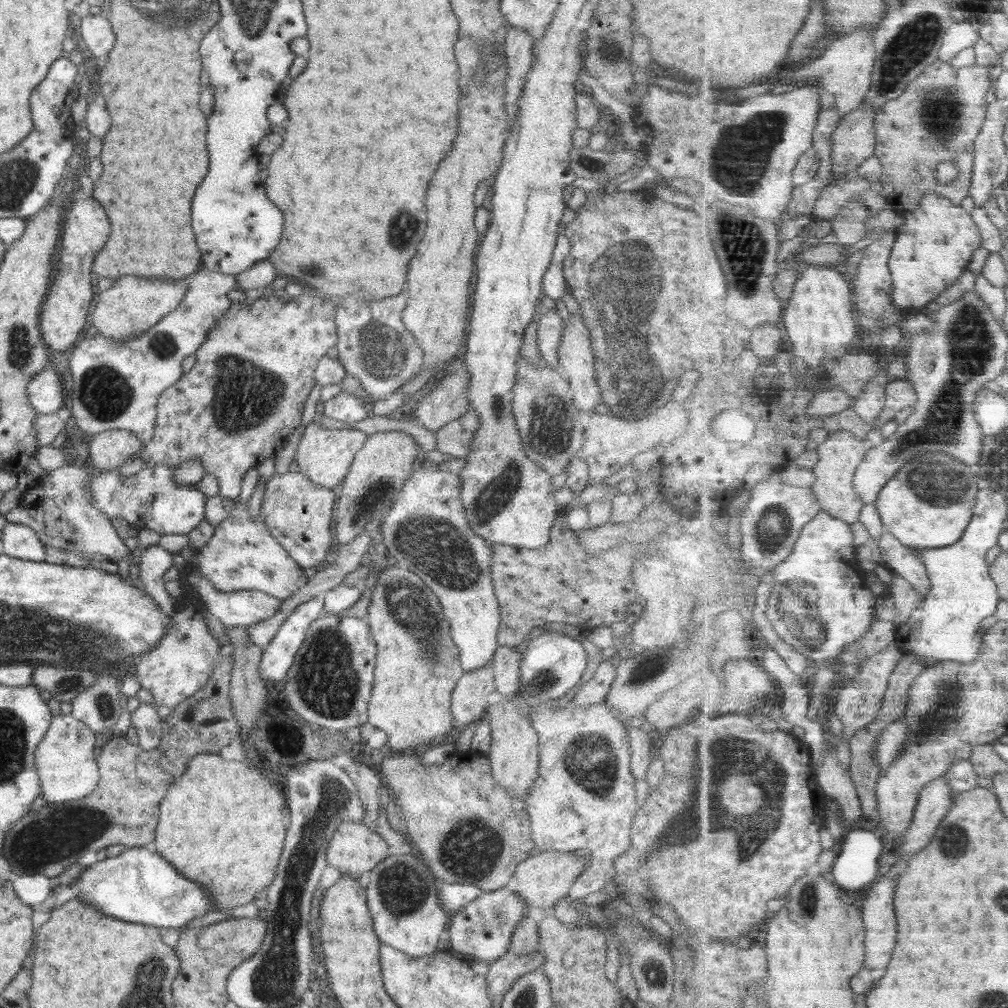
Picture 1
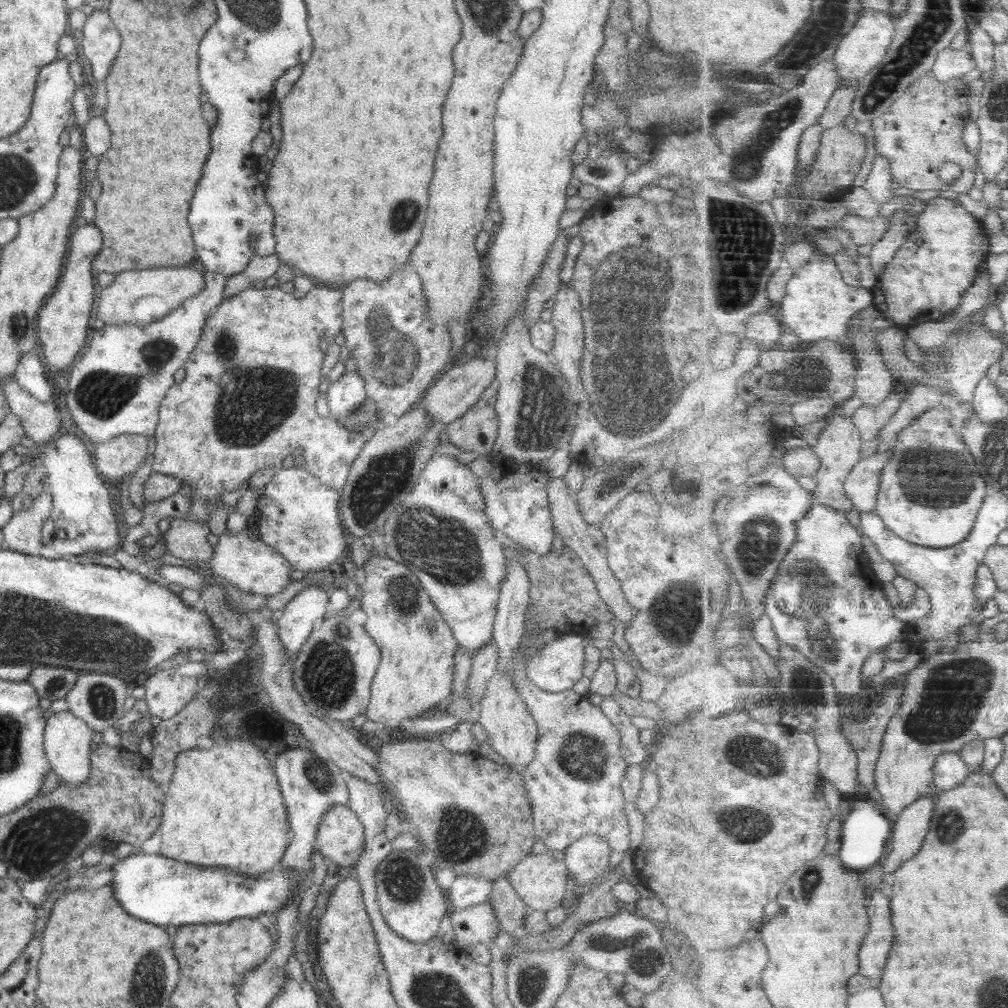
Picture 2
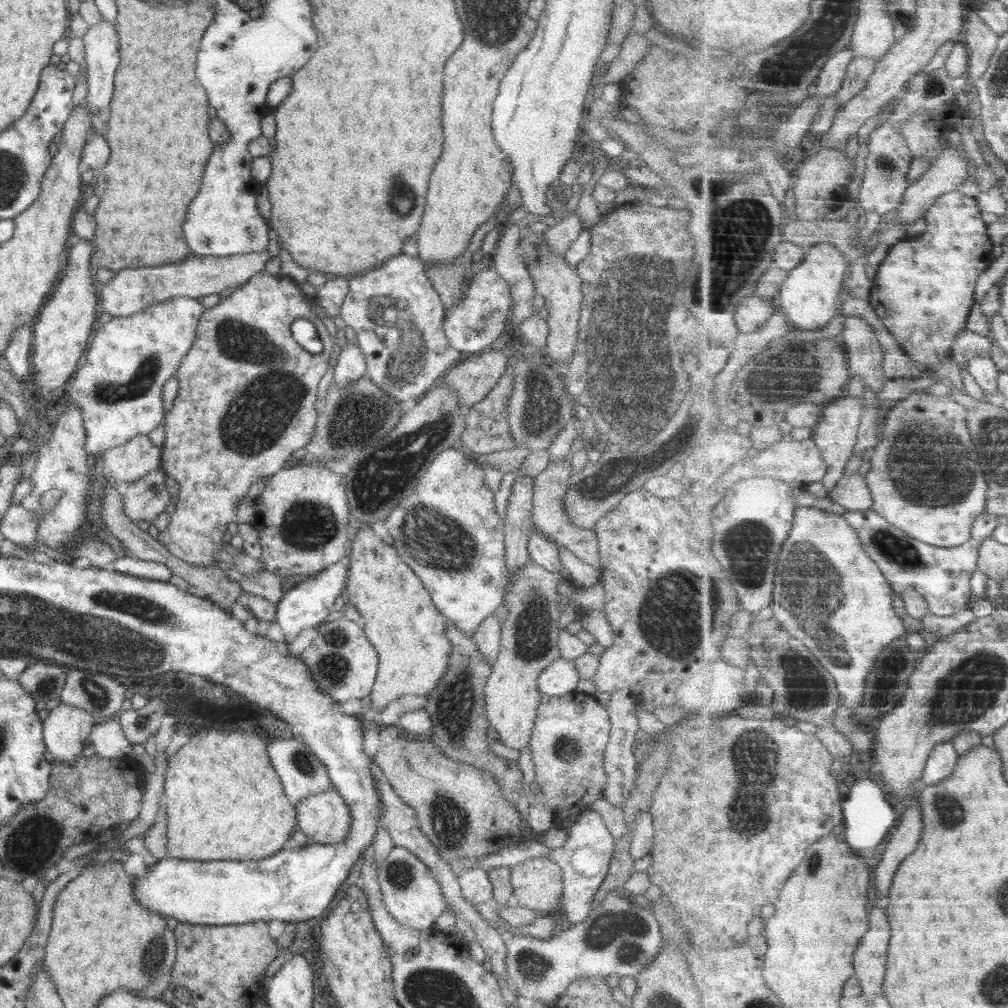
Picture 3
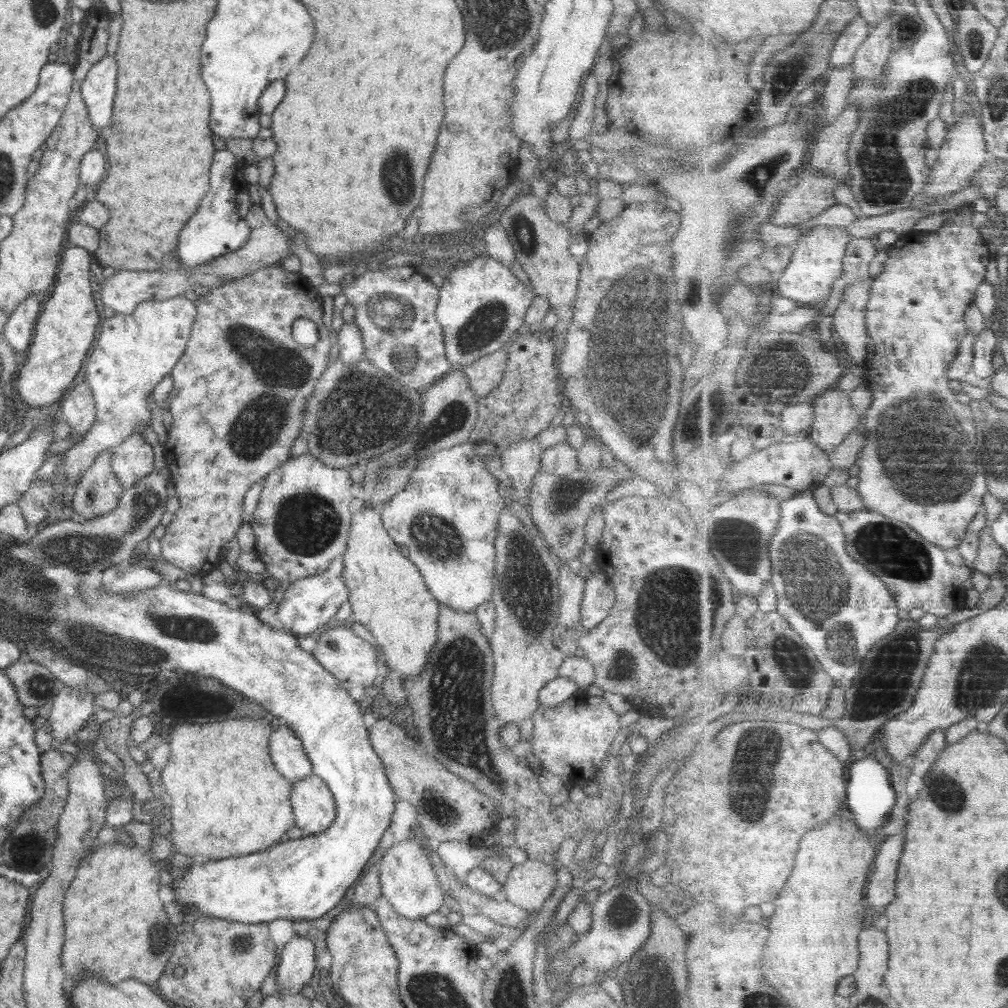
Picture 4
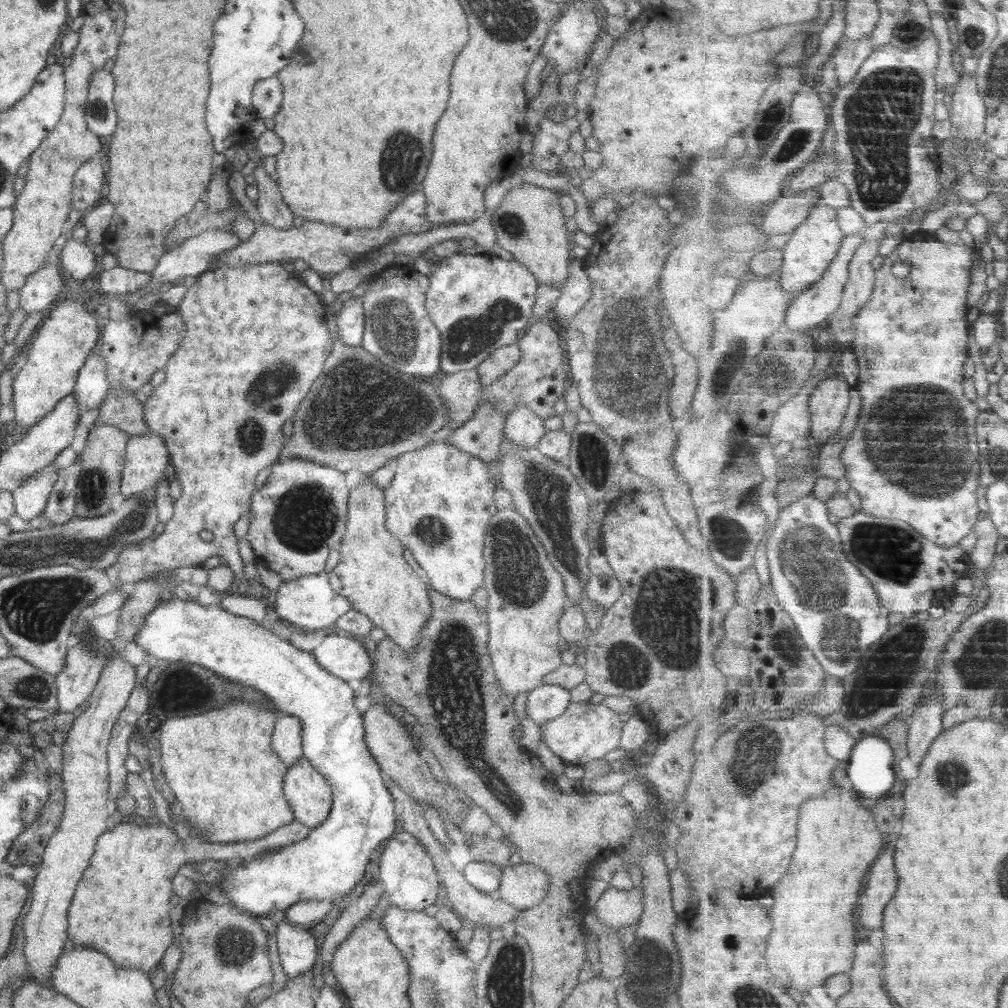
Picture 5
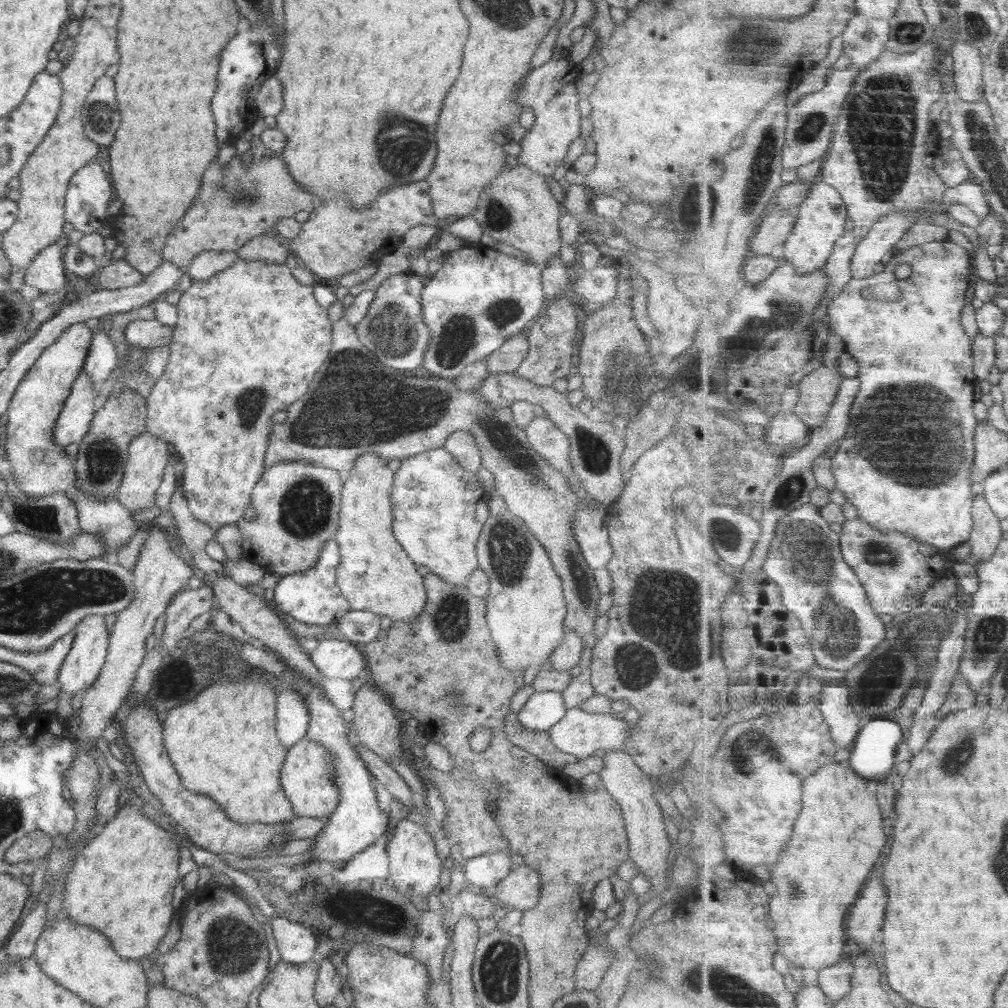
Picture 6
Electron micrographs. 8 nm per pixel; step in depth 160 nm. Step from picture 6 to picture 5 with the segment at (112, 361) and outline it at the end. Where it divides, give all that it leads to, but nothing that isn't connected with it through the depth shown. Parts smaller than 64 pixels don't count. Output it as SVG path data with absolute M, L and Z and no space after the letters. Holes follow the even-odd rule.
M100 353L92 354L79 370L73 394L83 412L93 411L107 397L109 382L106 363Z

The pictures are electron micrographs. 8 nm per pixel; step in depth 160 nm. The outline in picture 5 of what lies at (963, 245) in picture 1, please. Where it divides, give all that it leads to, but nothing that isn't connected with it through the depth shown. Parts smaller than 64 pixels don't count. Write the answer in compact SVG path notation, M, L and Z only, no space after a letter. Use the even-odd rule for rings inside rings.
M906 239L901 244L900 250L890 254L884 266L877 270L875 291L855 320L856 338L852 351L860 361L862 378L857 388L863 400L859 421L847 439L842 460L847 466L846 478L860 493L866 513L906 520L924 537L950 548L968 538L977 527L982 512L978 504L978 490L982 486L982 450L977 433L981 411L964 393L964 366L970 358L968 324L972 324L968 322L968 292L977 250L975 245L970 246L967 242L962 246L938 239ZM900 260L912 260L914 264L912 276L906 280L900 280L892 272L892 266Z

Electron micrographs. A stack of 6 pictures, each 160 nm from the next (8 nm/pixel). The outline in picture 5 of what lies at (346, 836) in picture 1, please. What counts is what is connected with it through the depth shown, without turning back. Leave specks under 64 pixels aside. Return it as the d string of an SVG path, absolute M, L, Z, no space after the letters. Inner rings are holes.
M306 757L287 767L283 791L300 824L313 829L326 821L333 805L333 792Z

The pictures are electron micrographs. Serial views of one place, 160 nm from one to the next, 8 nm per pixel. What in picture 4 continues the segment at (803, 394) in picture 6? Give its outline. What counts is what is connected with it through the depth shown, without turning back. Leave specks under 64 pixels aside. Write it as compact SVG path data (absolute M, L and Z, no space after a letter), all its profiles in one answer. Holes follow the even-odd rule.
M831 388L814 400L816 420L808 436L826 452L836 451L866 414L858 414L845 390Z

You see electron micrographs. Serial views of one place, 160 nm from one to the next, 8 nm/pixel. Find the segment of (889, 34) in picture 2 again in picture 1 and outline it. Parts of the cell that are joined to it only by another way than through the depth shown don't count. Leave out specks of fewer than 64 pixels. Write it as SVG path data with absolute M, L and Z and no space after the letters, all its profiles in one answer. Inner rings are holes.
M862 29L844 35L842 40L836 39L836 42L829 44L824 54L816 57L814 62L810 61L803 69L801 68L795 80L798 83L805 82L807 78L820 80L822 88L835 96L835 102L840 107L843 117L856 112L860 106L863 106L873 88L874 72L877 67L876 34L877 30Z

